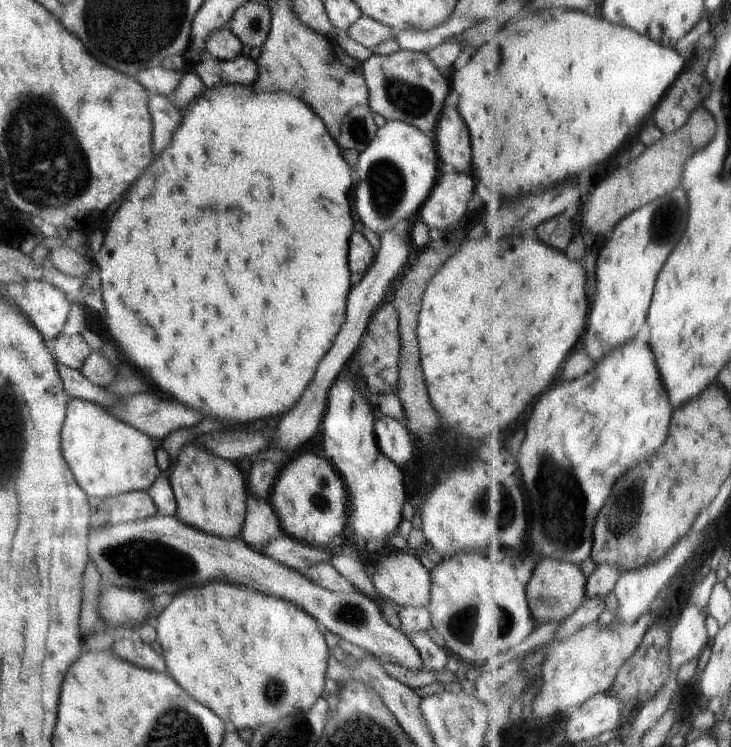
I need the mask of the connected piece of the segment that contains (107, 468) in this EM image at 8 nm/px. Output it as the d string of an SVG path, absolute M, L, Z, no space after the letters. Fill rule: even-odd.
M67 397L68 408L61 428L62 456L76 484L88 498L108 498L146 491L160 476L153 439L114 418L106 408L89 400Z

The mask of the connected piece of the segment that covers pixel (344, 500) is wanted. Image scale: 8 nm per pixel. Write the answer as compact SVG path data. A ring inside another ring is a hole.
M302 454L284 464L271 488L269 503L277 514L282 532L297 541L325 548L349 526L350 499L345 483L336 468L324 456Z

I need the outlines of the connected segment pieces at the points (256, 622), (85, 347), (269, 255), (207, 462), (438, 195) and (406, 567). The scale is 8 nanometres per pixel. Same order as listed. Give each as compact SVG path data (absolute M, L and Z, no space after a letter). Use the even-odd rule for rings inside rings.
M208 582L204 586L196 586L196 588L188 588L184 592L180 592L170 606L167 605L166 610L158 615L154 621L154 627L157 630L157 641L162 648L162 658L168 668L168 676L184 690L188 692L194 700L206 704L210 710L214 710L223 721L227 722L228 728L235 730L245 730L246 728L252 731L258 730L260 726L272 724L279 718L285 716L294 716L298 712L308 712L316 699L324 695L326 690L324 682L326 682L326 666L328 666L328 646L324 638L324 631L310 616L306 614L302 608L294 606L292 602L280 600L276 596L268 596L268 594L260 594L256 590L238 586L238 584L228 584L228 582Z
M62 333L54 340L54 358L68 368L79 370L94 351L82 335L68 336Z
M222 84L220 88L214 88L214 90L204 90L200 96L196 96L188 108L182 111L182 122L178 126L178 130L174 130L172 134L172 140L168 144L168 148L156 158L152 160L152 164L146 168L146 172L134 182L134 186L130 188L130 192L124 196L120 208L116 210L116 214L112 216L112 222L110 222L110 238L108 238L108 230L106 230L106 240L103 241L102 248L99 252L91 252L88 254L88 258L96 262L98 270L100 270L101 278L101 295L105 306L105 321L106 328L110 332L111 338L114 338L114 342L122 348L124 356L128 362L132 362L140 372L144 372L164 394L176 398L178 402L190 406L190 408L196 408L200 410L202 414L208 414L212 418L218 418L218 420L228 420L228 422L244 422L244 420L264 420L264 418L270 418L274 414L284 414L292 408L292 404L300 398L300 394L306 390L308 382L312 380L314 376L314 370L318 366L318 362L322 360L322 356L330 350L330 346L334 342L334 336L338 334L340 328L342 328L345 321L346 314L346 302L348 293L352 288L350 284L350 272L348 262L346 262L346 256L348 256L349 238L354 230L354 220L352 219L352 196L351 192L354 188L354 169L350 168L346 164L346 160L342 158L342 149L339 147L324 122L320 120L318 114L314 114L314 110L302 102L300 98L292 96L292 94L286 94L286 92L256 92L252 90L252 85L238 86L238 84ZM292 254L304 254L300 256L302 262L292 262Z
M187 442L180 449L176 462L174 471L168 476L172 492L174 493L174 500L176 500L176 514L174 514L174 518L182 520L190 528L196 528L196 530L200 530L204 534L217 536L222 538L222 540L226 540L226 538L240 538L247 512L246 480L244 480L240 466L232 461L214 456L212 452L204 450L200 444L195 442Z
M457 172L440 173L434 188L430 191L430 196L418 210L417 216L431 228L452 228L456 224L462 226L468 207L473 203L474 176L468 174L458 174Z
M416 552L390 553L386 559L374 564L374 570L368 572L374 588L385 599L394 600L396 604L415 609L426 609L432 596L432 580L422 562L416 557Z

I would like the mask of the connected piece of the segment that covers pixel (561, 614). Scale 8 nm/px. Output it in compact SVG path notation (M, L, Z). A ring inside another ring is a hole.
M543 558L538 568L526 582L530 606L539 624L552 622L562 623L581 609L588 597L589 578L578 565L569 562L555 561L554 558Z

